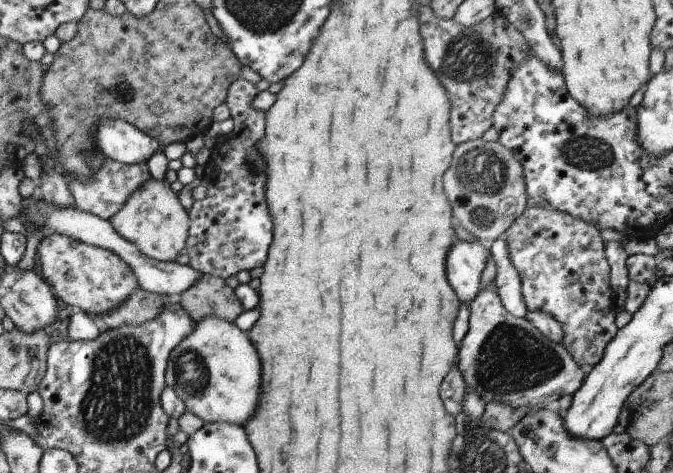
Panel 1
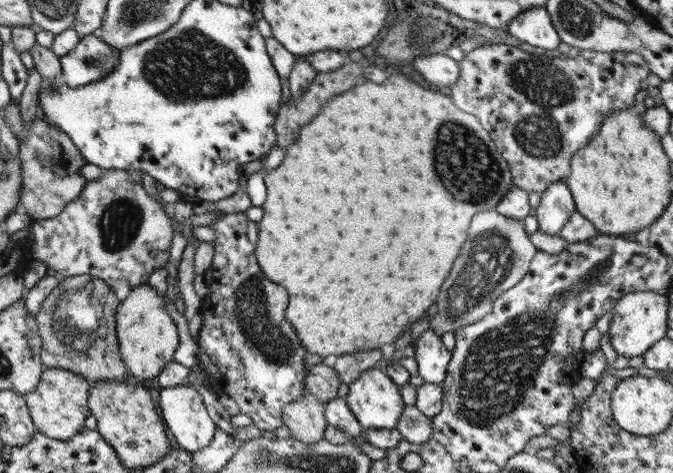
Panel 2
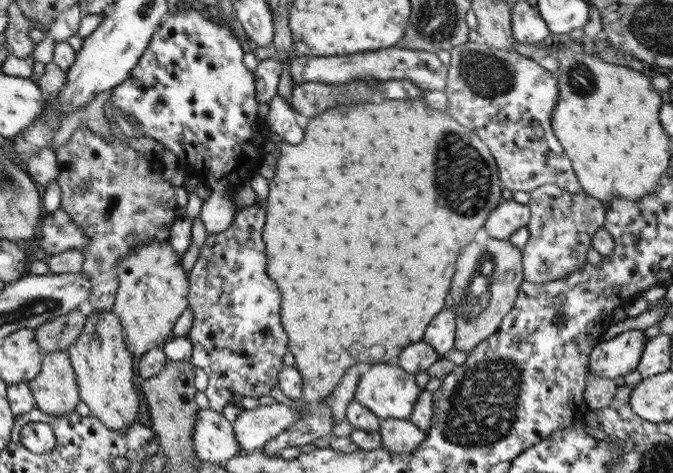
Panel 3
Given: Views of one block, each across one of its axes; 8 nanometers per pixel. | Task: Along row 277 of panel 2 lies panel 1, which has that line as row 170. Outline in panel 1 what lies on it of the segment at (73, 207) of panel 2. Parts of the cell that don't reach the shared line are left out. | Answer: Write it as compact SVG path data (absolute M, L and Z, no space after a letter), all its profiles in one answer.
M103 157L100 170L96 170L96 174L92 174L92 178L88 182L82 182L78 176L68 174L67 170L64 174L68 178L68 188L74 197L75 206L104 220L110 220L114 214L118 214L122 210L124 202L130 198L130 194L136 192L144 182L148 182L151 178L147 162L126 166Z

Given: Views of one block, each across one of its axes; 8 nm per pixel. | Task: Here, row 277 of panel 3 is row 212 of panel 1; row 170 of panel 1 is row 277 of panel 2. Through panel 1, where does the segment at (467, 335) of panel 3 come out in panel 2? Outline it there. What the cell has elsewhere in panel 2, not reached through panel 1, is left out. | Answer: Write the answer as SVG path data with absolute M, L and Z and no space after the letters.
M496 210L476 214L472 218L468 240L460 252L460 258L454 262L456 268L450 270L450 276L442 284L437 313L432 317L430 329L443 335L482 320L491 311L494 301L516 286L528 273L537 252L526 233L523 220L502 216Z

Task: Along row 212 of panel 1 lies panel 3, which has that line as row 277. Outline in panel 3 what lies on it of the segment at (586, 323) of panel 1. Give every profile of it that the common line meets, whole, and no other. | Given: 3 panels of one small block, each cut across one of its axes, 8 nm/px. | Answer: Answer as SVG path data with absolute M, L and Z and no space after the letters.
M555 184L539 186L529 193L531 217L527 226L530 237L522 251L523 280L544 284L584 269L586 255L592 249L592 236L605 226L607 209L601 200L584 192L572 194Z

